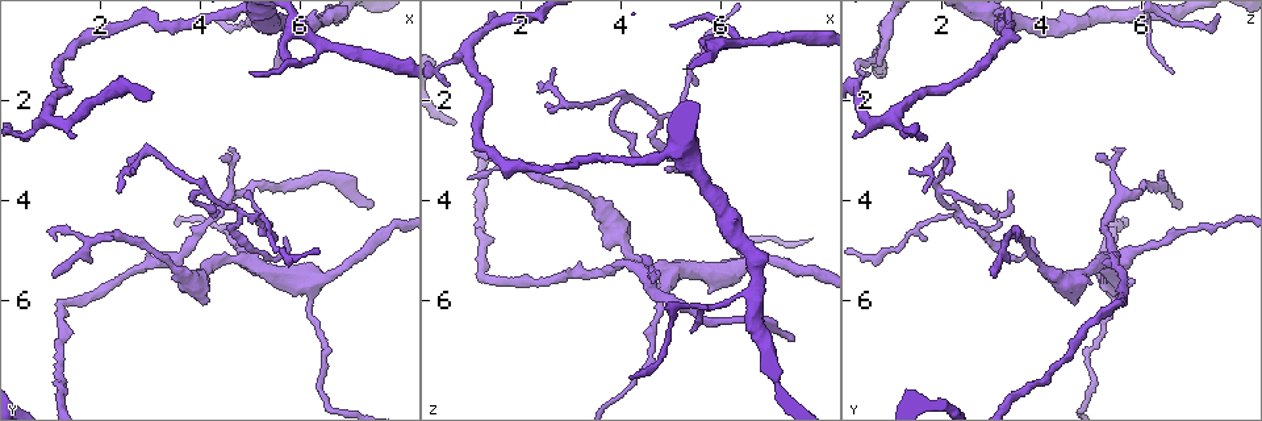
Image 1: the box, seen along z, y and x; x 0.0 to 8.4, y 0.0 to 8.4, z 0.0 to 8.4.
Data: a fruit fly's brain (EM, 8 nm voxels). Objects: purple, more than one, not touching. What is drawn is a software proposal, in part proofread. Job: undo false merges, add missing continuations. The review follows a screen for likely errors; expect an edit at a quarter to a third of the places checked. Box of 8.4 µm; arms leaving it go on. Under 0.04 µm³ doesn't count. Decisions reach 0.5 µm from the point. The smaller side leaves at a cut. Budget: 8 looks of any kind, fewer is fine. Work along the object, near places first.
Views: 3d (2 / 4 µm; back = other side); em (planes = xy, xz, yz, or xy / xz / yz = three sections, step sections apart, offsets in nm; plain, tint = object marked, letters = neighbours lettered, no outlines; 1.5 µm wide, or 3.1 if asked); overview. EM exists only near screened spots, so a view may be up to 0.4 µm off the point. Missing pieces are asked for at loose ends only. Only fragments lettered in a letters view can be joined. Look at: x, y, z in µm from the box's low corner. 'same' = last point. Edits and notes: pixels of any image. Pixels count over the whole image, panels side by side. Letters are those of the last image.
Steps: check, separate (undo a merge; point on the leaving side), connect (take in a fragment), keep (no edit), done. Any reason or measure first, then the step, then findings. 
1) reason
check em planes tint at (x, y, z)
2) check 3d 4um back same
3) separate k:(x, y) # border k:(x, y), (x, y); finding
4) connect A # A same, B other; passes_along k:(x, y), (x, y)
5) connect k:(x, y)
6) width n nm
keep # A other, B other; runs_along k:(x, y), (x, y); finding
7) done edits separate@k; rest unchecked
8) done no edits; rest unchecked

tapers out
check 3d 4um back at (5.45, 1.45, 6.60)

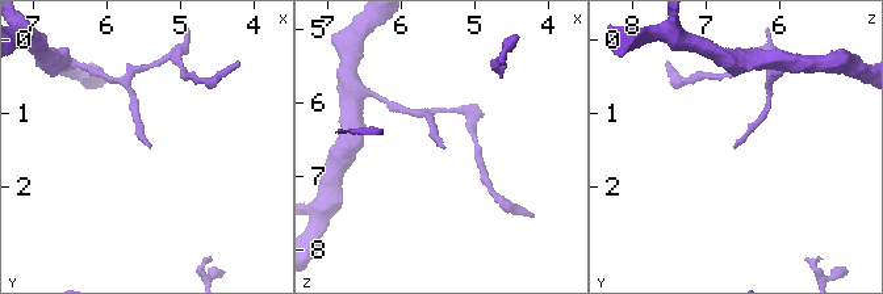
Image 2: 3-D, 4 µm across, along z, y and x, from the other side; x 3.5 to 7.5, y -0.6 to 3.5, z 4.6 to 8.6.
check em planes letters at (5.45, 1.45, 6.60)

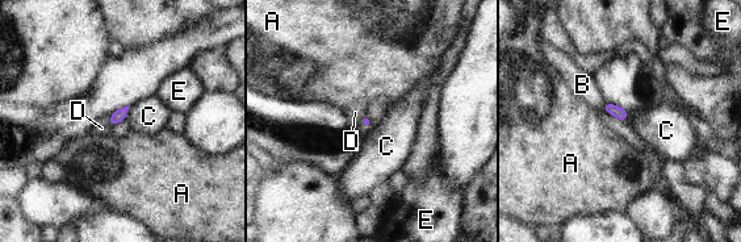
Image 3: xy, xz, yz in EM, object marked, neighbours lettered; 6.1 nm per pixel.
keep # A other, B other, C other, D other, E other; none of them fits

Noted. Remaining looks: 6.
thin end
check em yz step 4 tint at (5.70, 4.70, 3.80)

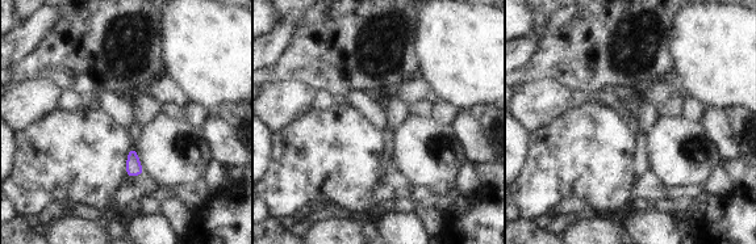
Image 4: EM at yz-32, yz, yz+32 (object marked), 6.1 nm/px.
another direction
check em planes letters same

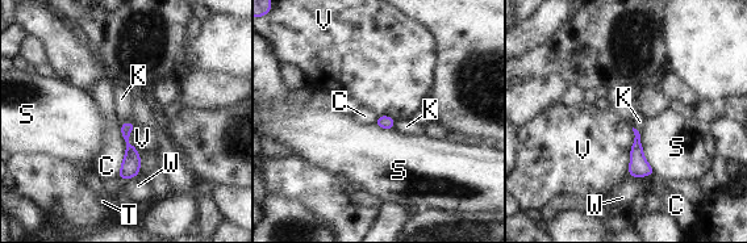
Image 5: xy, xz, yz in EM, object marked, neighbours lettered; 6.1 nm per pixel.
longest_contact C 360 nm
keep # C other, K other, S other, T other, V other, W other; border 5:(130, 121), (121, 124); no lettered fragment goes on from it

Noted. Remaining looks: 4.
free end
check em planes plain at (4.60, 2.90, 5.40)

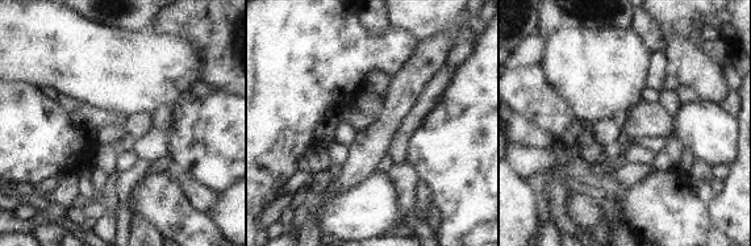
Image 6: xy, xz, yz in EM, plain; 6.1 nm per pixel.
what lies round it
check em planes letters same

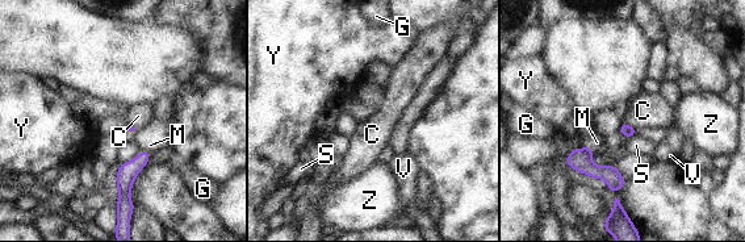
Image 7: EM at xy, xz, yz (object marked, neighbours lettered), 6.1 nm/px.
keep # C other, G other, M other, S other, V other, Y other, Z other; none of them fits

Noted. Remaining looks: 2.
done no edits; rest unchecked

